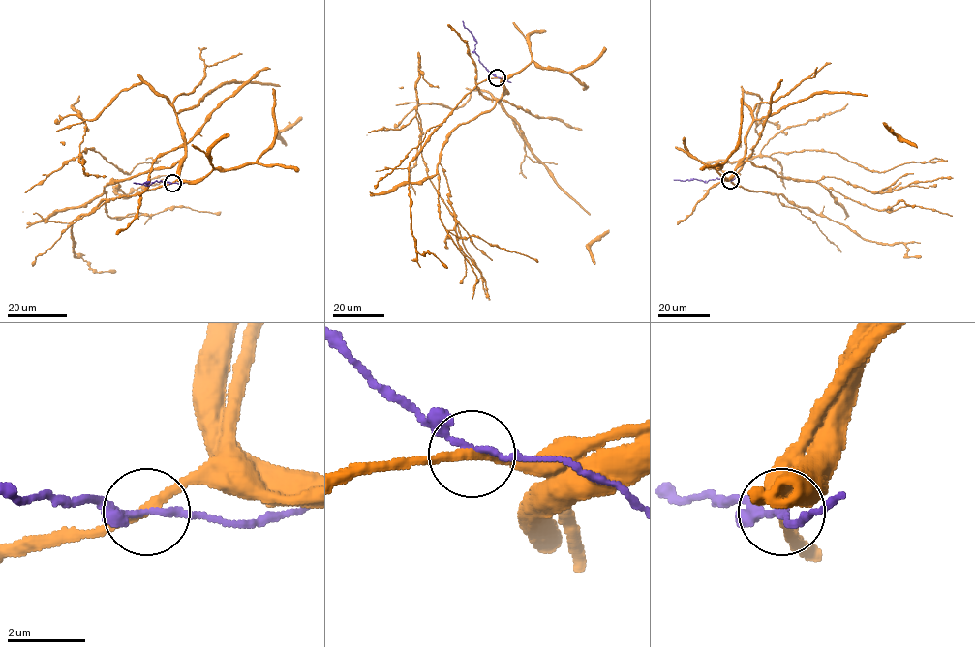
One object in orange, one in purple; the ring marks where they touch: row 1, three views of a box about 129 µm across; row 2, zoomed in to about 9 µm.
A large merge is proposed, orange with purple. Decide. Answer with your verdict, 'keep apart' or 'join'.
keep apart

